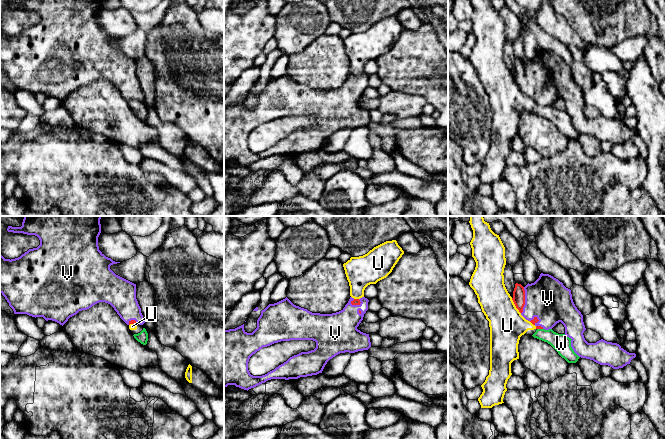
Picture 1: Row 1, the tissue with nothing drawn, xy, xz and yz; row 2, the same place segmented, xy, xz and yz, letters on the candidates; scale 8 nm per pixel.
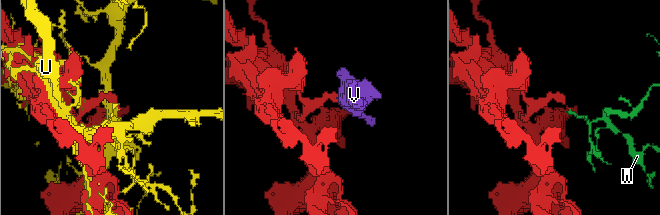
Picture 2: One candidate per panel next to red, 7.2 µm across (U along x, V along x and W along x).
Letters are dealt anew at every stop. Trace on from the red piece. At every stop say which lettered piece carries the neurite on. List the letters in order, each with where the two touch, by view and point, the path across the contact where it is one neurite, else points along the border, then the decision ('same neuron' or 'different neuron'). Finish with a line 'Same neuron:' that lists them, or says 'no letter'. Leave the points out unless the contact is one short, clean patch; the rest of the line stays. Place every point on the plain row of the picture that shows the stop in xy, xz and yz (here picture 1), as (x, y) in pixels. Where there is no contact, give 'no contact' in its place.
U: contact yz (515, 81); different neuron
V: contact yz (524, 76); same neuron
W: contact yz (540, 104); border yz (537, 104), (542, 105); different neuron
Same neuron: V

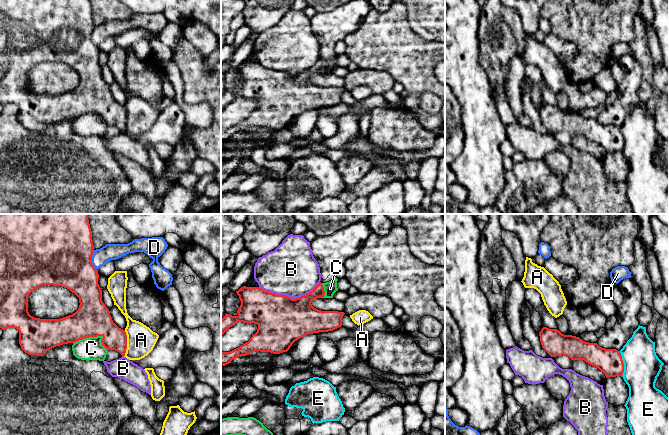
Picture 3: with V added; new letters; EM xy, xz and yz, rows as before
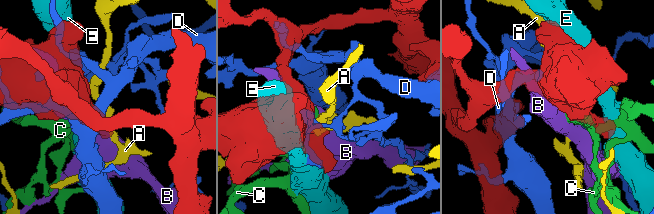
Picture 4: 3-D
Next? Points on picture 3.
A: contact xy (126, 119); border xy (125, 106), (126, 128), (124, 132); different neuron
B: contact xz (289, 73); different neuron
C: contact xy (94, 112); different neuron
D: contact xy (91, 36); different neuron
E: contact yz (623, 140); different neuron
Same neuron: no letter

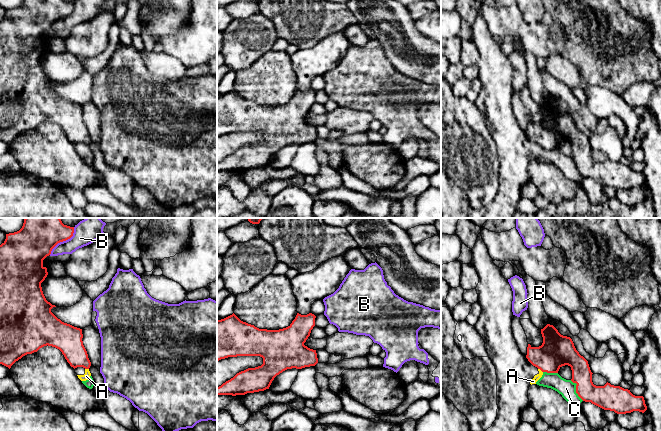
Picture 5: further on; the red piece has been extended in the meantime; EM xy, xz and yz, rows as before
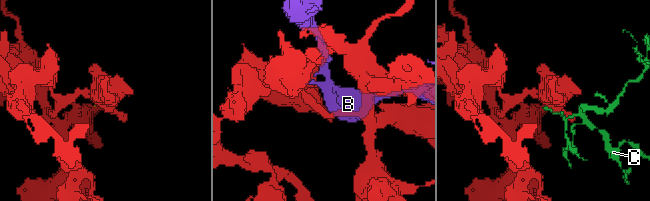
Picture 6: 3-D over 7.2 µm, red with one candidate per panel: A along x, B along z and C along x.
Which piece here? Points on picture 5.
A: contact yz (540, 145); border yz (538, 144), (542, 148); different neuron
B: contact xy (63, 16); border xy (74, 3), (73, 10), (66, 16), (60, 17), (49, 30); different neuron
C: contact yz (576, 165); different neuron
Same neuron: no letter

